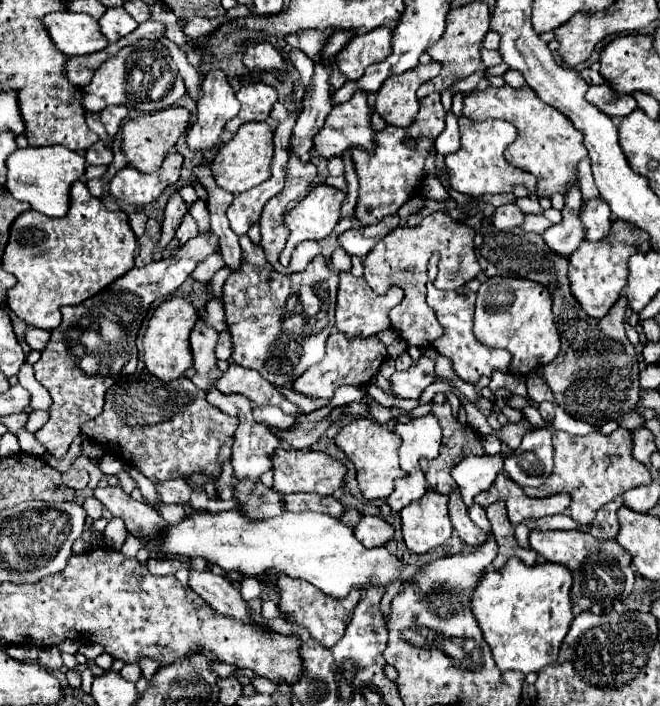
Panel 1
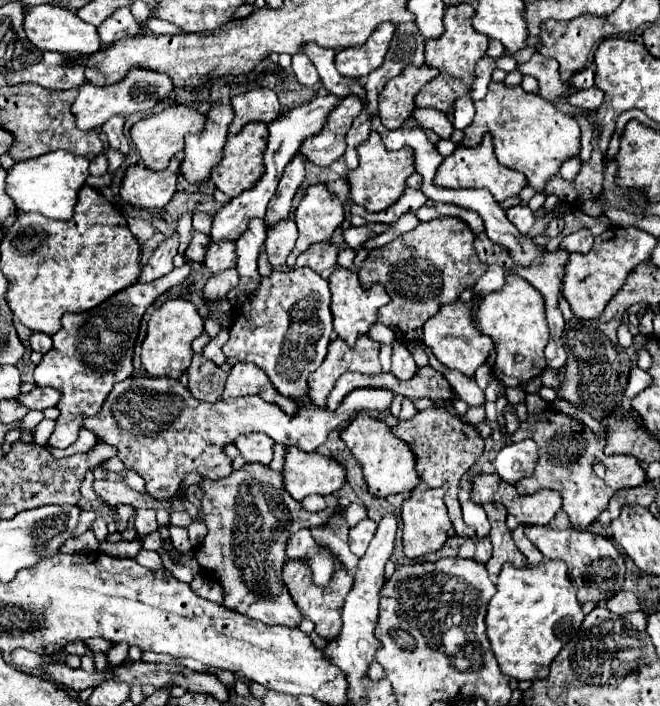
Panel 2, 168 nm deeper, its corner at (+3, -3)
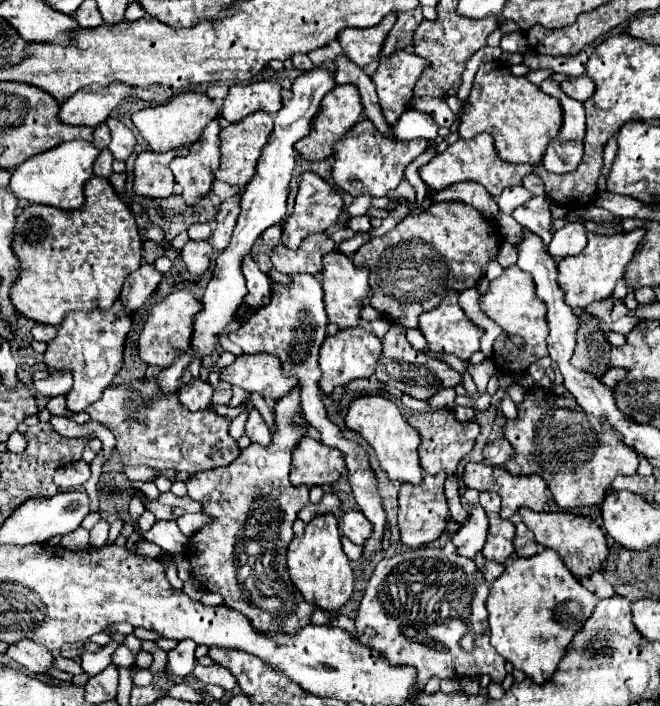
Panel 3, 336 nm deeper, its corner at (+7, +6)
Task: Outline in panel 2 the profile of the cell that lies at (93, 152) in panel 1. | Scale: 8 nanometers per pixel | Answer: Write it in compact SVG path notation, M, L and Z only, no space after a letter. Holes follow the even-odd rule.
M98 154L98 156L90 162L90 174L92 174L92 176L102 176L102 174L106 174L106 170L108 170L108 158L106 158L104 154Z

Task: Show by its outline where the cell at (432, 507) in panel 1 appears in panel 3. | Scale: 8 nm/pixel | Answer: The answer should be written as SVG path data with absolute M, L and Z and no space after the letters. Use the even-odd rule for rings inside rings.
M444 473L438 475L424 475L424 481L420 485L412 485L412 483L402 483L400 487L400 495L398 495L398 527L402 533L402 543L408 547L422 547L426 543L432 543L434 539L438 539L450 519L450 511L448 511L448 503L442 491L444 485Z

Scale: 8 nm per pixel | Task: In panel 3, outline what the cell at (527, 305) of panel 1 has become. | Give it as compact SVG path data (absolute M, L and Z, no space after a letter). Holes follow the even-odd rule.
M516 265L506 267L498 279L490 281L486 295L480 297L480 307L492 321L496 321L504 329L504 333L496 337L494 341L494 363L498 371L506 371L506 365L508 365L508 371L512 373L548 355L546 307L544 307L544 301L536 295L536 285L532 283L532 275L528 275L526 271L520 271L520 267ZM510 337L520 337L522 347L518 347Z

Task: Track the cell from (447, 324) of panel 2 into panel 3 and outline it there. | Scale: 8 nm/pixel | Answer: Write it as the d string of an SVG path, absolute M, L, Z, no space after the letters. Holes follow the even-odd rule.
M450 291L436 309L420 315L420 331L426 337L426 345L428 345L430 351L436 351L436 353L452 353L452 355L460 357L462 361L468 361L470 355L480 349L480 337L484 335L484 329L476 327L464 315L462 307L458 305L458 291Z

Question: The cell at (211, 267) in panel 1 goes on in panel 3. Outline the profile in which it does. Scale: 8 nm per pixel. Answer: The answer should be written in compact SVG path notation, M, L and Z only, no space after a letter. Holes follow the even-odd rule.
M240 191L222 201L220 211L216 215L216 229L212 233L214 251L224 251L228 247L228 239L236 227L236 219L240 215Z

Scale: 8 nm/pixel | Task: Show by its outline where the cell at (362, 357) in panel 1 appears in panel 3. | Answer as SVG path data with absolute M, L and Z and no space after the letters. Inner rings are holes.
M356 327L352 331L338 331L336 335L328 335L328 339L324 339L324 347L320 347L320 369L322 369L322 379L318 383L320 389L326 395L332 395L336 387L346 387L354 379L374 375L380 351L382 351L380 339L366 327Z

